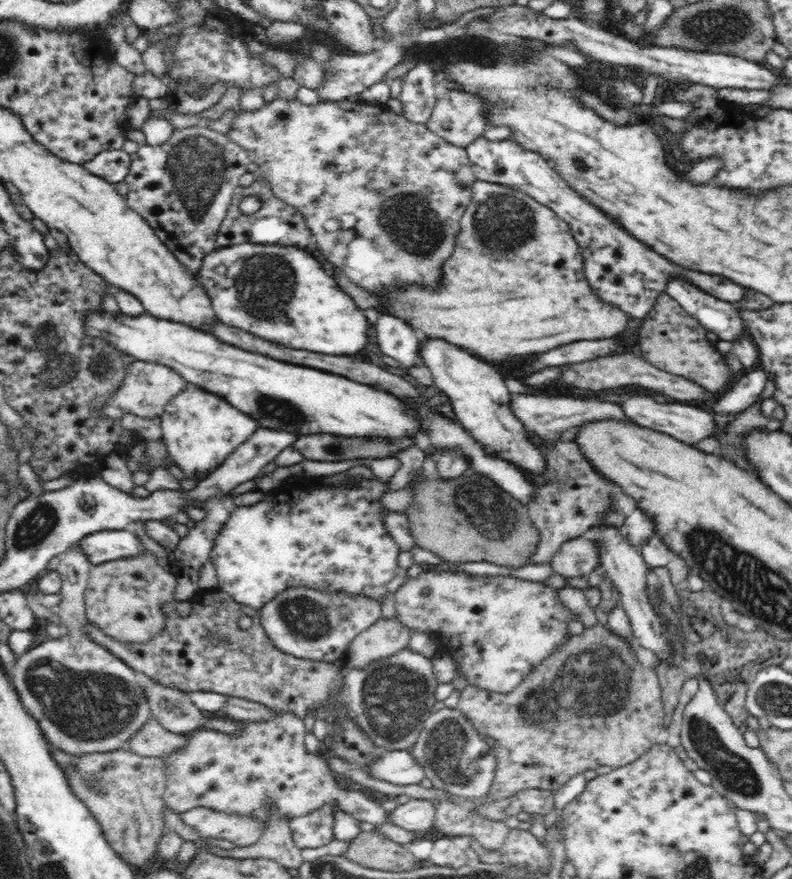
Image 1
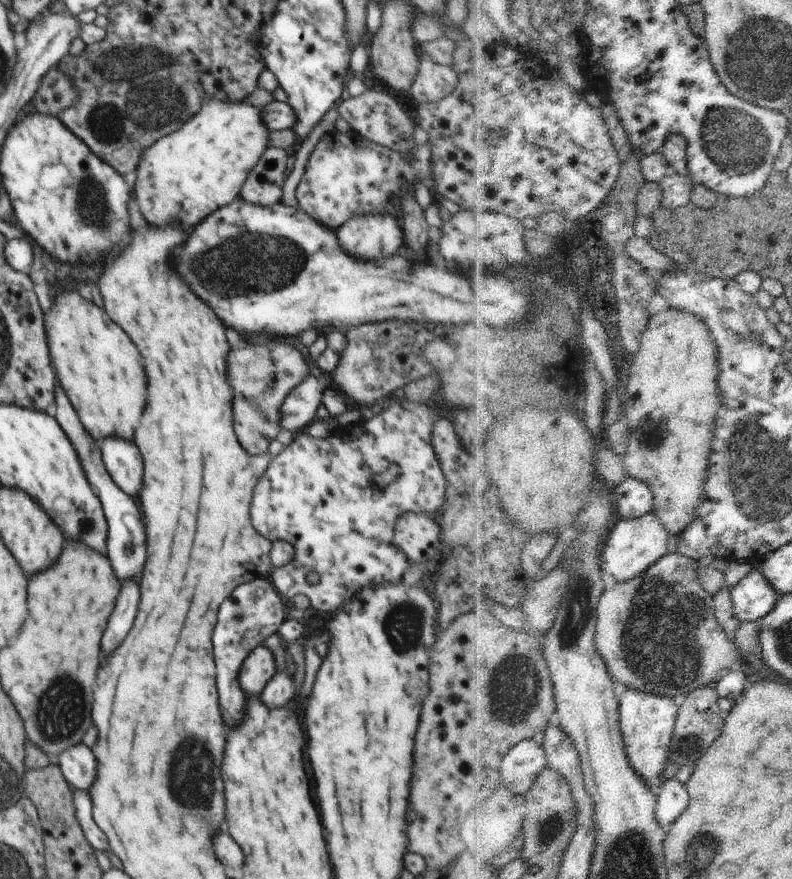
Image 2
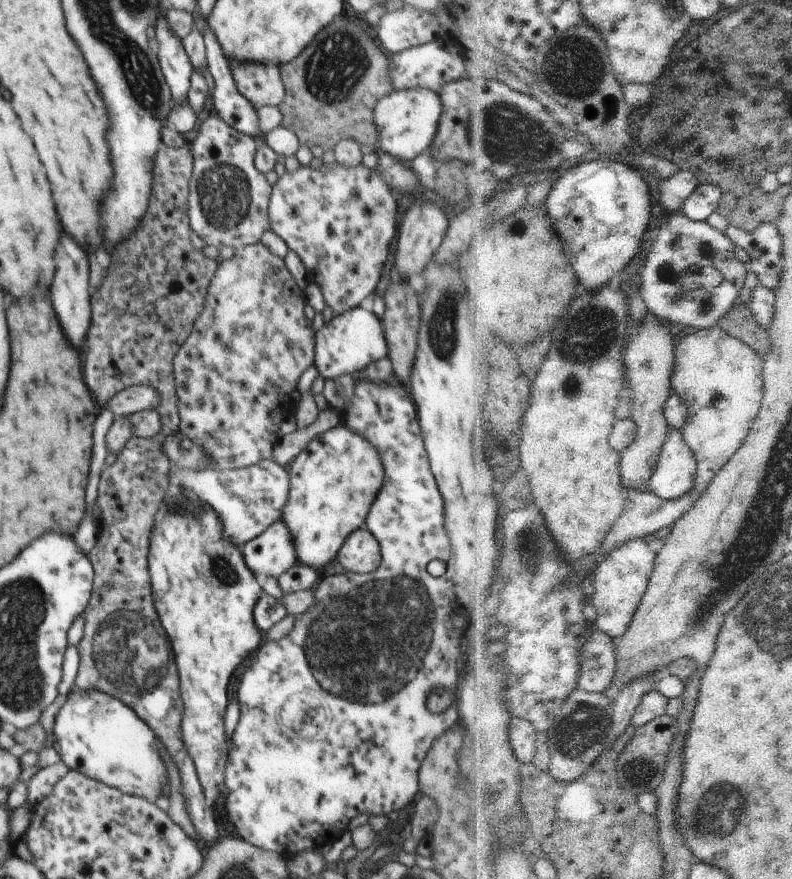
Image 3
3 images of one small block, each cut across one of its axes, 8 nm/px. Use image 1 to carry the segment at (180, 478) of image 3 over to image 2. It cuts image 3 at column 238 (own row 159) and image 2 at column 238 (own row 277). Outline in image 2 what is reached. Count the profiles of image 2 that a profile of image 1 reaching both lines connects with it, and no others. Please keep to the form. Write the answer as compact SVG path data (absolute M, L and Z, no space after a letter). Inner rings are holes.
M255 576L252 582L238 586L220 606L218 610L218 624L212 632L214 656L216 656L216 670L218 670L218 696L220 708L226 724L236 724L242 716L244 708L244 692L238 684L238 674L244 660L258 646L262 645L268 636L278 633L278 629L287 618L282 604L282 596L276 592L276 587L265 578Z

